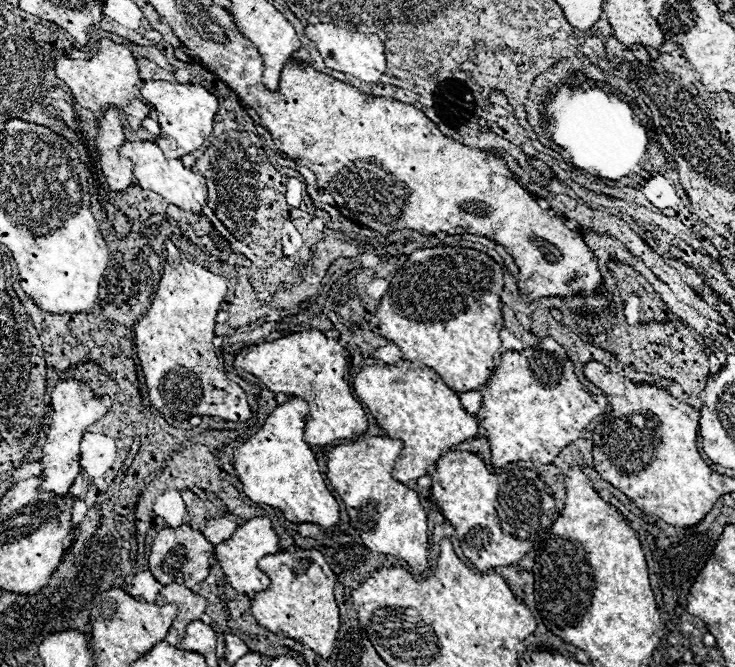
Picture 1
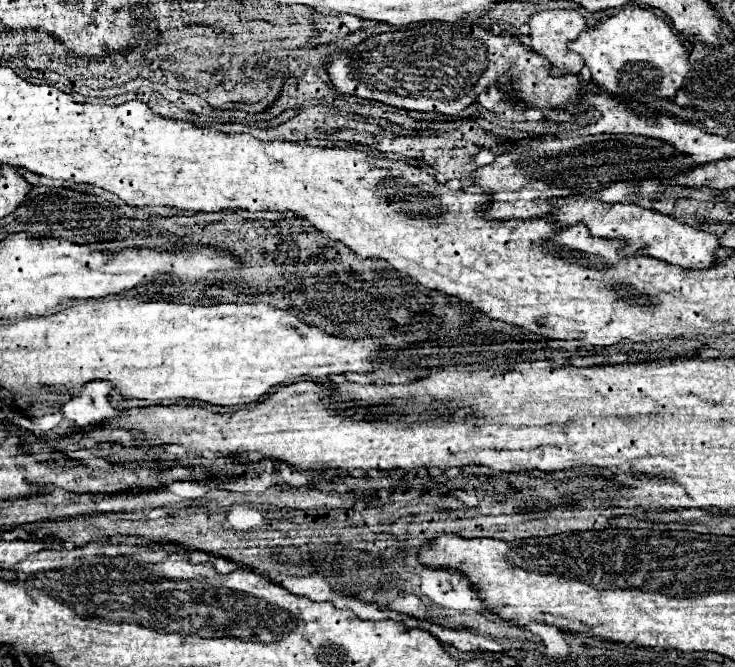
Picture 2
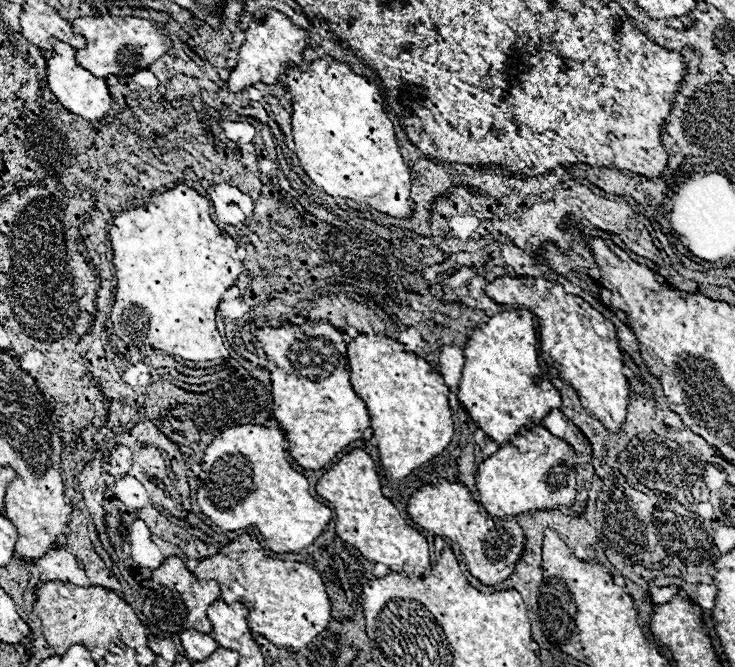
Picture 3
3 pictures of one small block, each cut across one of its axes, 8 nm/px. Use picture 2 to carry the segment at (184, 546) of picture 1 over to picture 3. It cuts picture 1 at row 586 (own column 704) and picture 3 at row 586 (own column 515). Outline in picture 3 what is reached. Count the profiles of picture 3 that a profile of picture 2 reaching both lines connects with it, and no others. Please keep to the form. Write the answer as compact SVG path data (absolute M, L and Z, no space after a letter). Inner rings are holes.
M170 556L164 564L152 570L150 578L150 594L142 604L142 614L148 622L164 632L184 632L184 630L198 630L204 634L212 632L212 622L206 616L206 610L220 598L220 588L214 580L198 580L186 564L178 556Z

